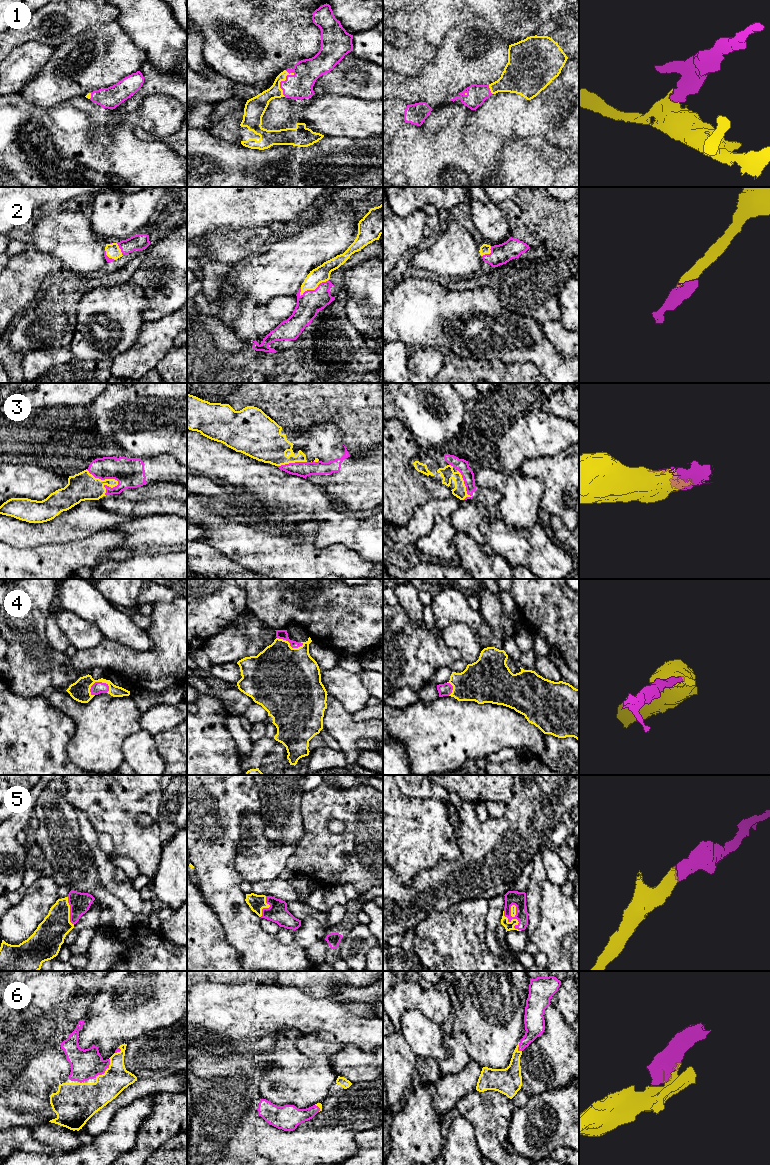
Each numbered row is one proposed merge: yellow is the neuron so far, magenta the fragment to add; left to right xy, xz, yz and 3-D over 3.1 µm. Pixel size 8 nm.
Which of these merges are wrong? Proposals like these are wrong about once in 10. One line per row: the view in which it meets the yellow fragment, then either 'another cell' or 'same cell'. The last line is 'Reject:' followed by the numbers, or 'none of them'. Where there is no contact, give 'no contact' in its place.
1: xz | same cell
2: xz | same cell
3: xy | same cell
4: xy | same cell
5: yz | same cell
6: xy | same cell
Reject: none of them

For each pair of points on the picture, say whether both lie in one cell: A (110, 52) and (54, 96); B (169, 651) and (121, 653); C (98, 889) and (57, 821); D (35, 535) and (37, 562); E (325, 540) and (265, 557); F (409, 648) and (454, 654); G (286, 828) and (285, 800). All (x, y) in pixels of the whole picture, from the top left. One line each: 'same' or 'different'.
A: same
B: same
C: same
D: different
E: different
F: same
G: same

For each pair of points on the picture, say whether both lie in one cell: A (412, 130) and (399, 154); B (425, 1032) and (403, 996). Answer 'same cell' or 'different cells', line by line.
A: same cell
B: different cells

